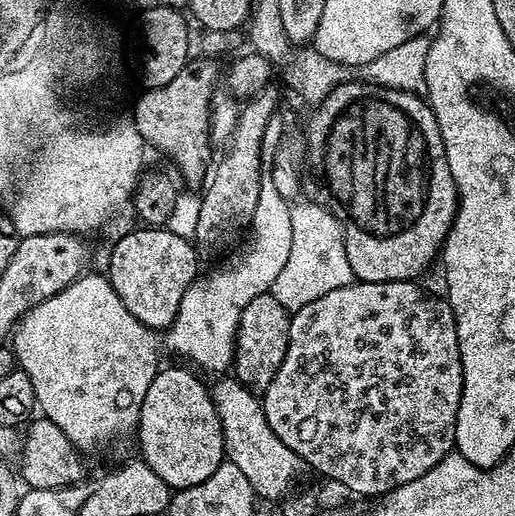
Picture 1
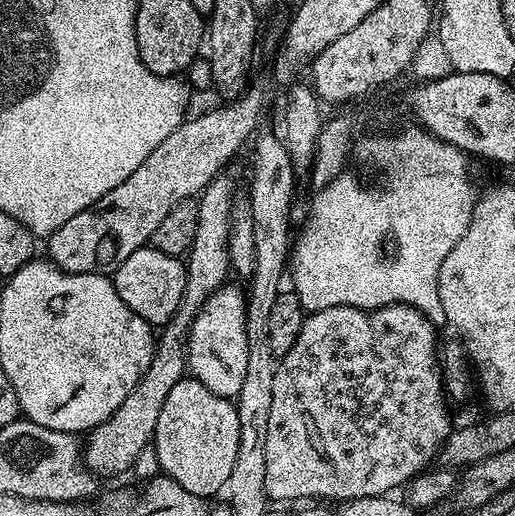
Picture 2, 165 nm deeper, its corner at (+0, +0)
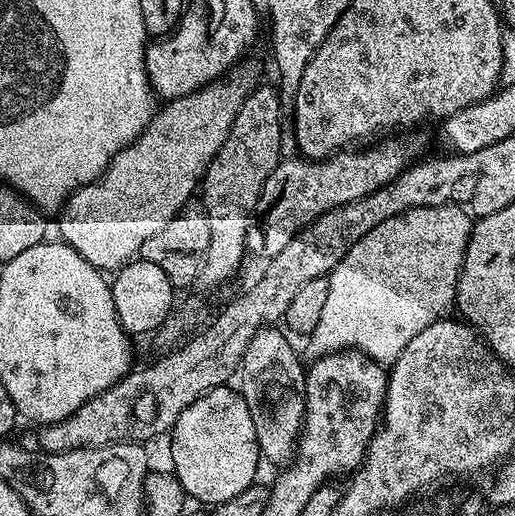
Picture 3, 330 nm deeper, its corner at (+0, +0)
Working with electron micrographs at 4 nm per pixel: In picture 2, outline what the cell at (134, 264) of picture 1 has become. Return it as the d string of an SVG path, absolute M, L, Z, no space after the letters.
M145 246L134 250L122 266L118 266L111 277L118 298L138 314L147 324L163 326L171 320L182 302L182 294L186 290L186 274L188 269L185 261L179 256L171 256L162 250Z

